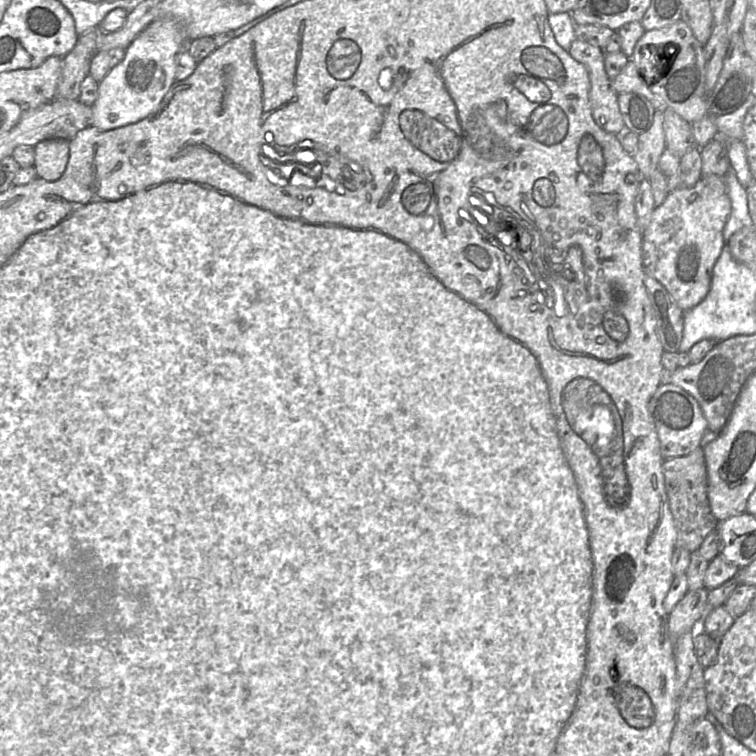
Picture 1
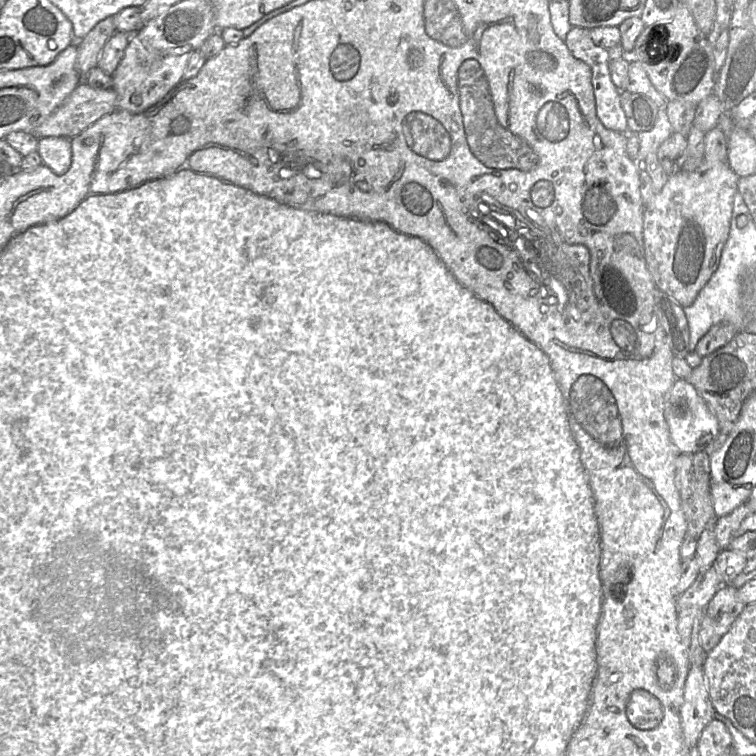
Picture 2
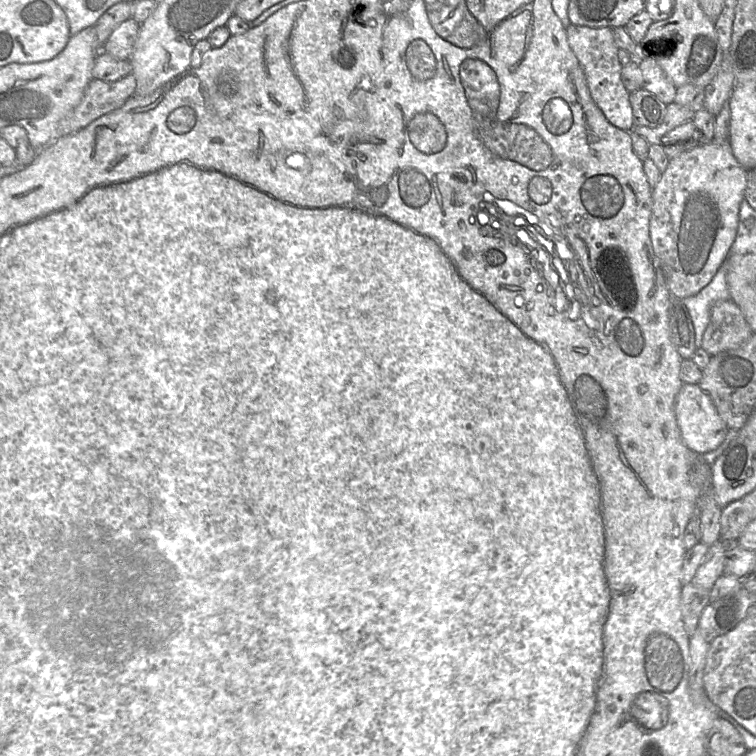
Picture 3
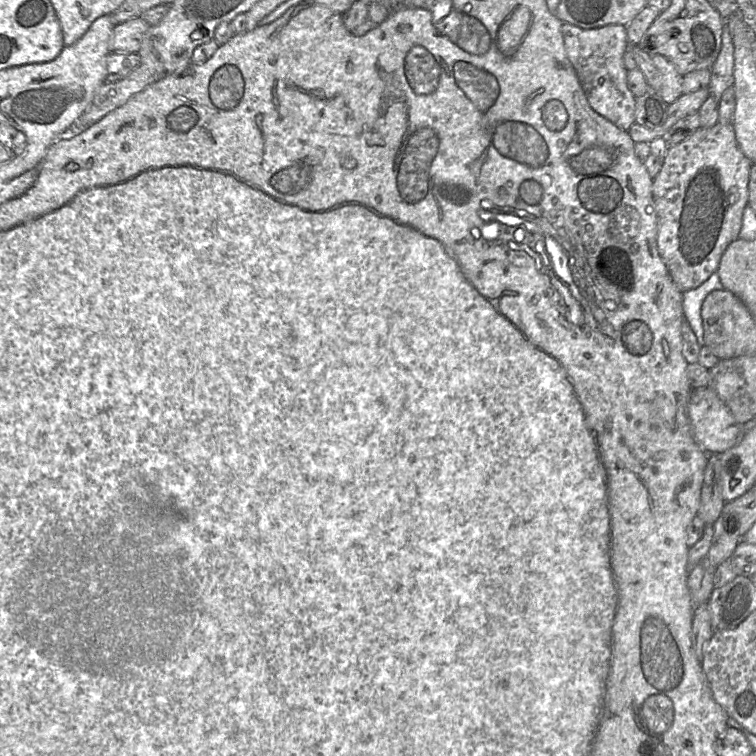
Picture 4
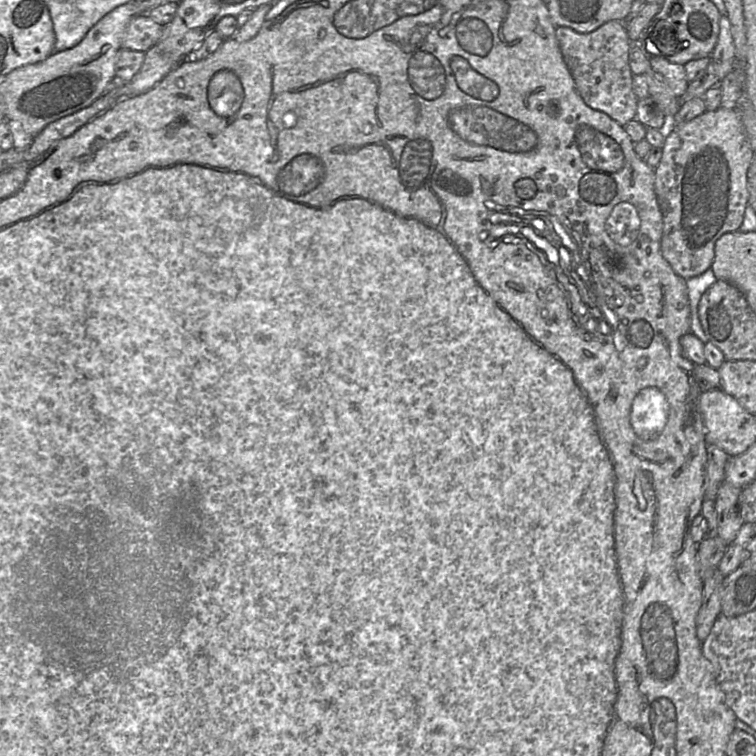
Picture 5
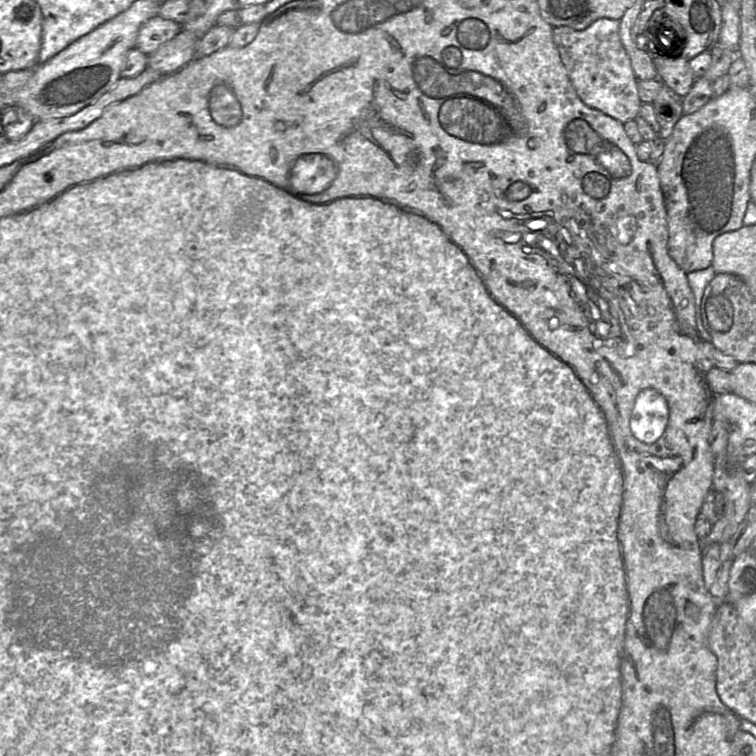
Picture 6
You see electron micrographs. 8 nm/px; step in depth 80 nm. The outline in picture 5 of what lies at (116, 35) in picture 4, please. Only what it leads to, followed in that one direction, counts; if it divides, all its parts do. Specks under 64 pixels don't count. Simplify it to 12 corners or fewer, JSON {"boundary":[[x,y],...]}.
{"boundary":[[148,14],[131,19],[122,49],[146,53],[163,26]]}

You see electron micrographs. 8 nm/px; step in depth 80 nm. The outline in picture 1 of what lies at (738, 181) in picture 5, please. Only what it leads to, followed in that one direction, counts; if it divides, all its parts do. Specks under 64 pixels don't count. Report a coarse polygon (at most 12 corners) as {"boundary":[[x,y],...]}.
{"boundary":[[724,177],[670,191],[645,271],[684,312],[709,292],[731,211]]}

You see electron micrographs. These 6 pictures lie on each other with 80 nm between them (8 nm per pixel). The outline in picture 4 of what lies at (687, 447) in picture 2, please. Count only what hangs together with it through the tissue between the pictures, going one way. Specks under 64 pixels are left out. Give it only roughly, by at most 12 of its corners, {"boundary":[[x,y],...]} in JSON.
{"boundary":[[709,387],[692,389],[688,415],[708,454],[725,452],[743,426]]}

